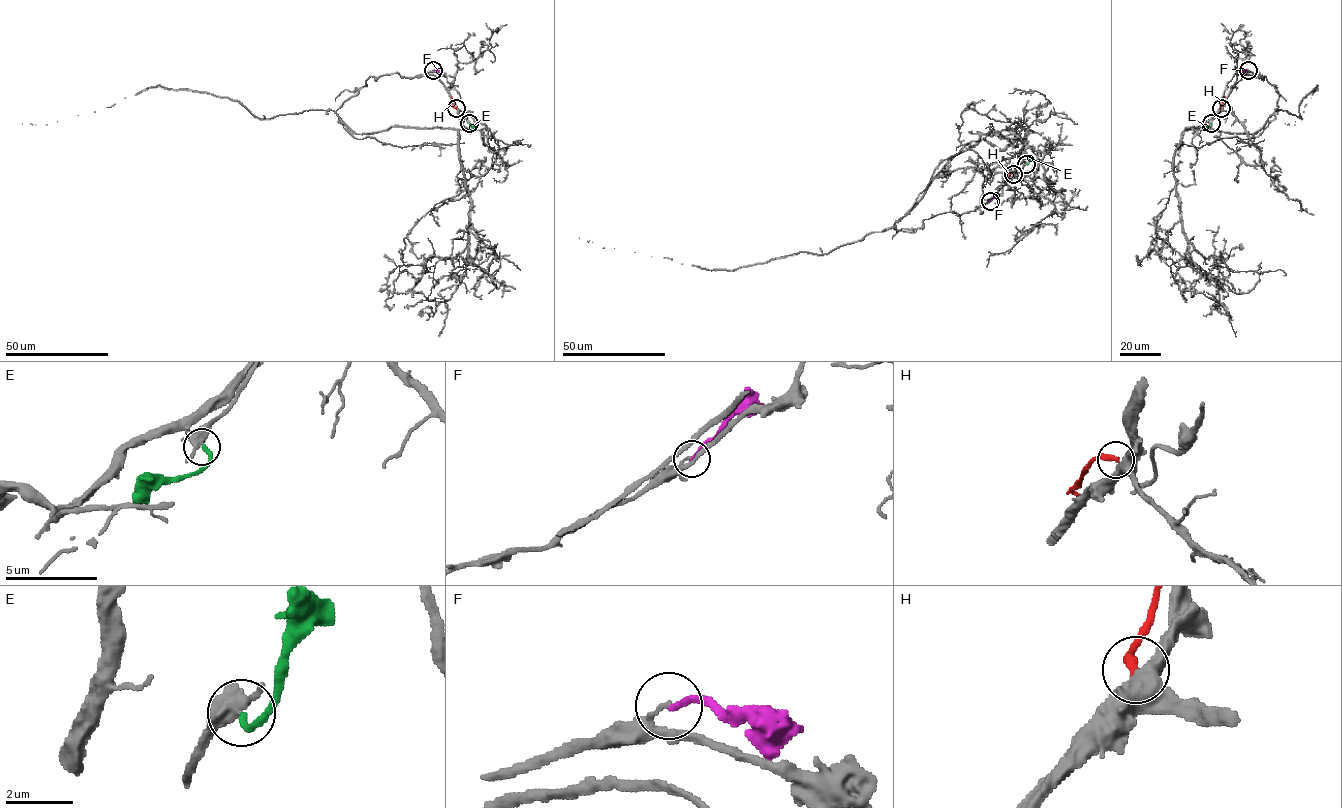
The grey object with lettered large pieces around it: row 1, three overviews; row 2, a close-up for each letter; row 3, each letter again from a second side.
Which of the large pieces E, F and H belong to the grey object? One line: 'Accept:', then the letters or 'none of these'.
Accept: E

